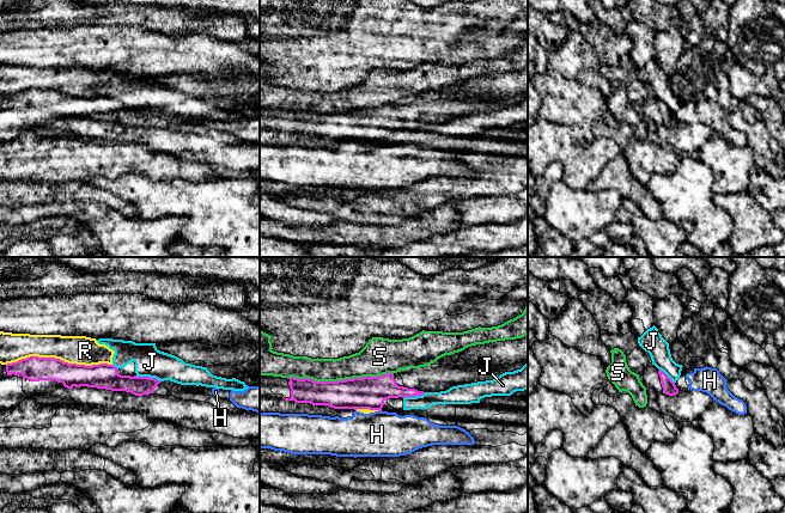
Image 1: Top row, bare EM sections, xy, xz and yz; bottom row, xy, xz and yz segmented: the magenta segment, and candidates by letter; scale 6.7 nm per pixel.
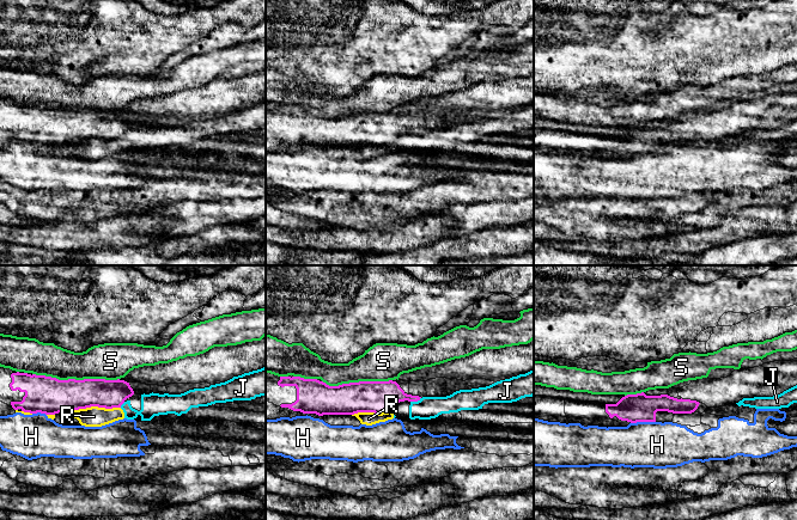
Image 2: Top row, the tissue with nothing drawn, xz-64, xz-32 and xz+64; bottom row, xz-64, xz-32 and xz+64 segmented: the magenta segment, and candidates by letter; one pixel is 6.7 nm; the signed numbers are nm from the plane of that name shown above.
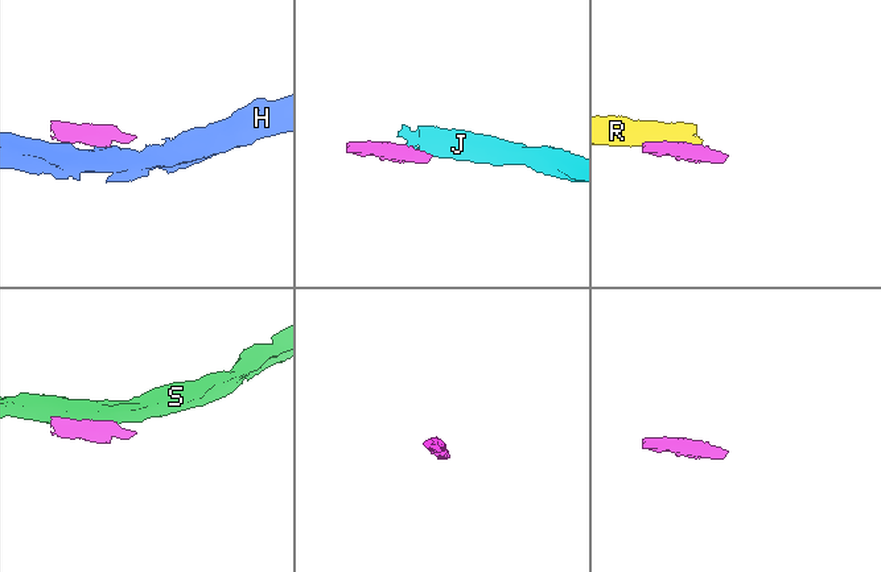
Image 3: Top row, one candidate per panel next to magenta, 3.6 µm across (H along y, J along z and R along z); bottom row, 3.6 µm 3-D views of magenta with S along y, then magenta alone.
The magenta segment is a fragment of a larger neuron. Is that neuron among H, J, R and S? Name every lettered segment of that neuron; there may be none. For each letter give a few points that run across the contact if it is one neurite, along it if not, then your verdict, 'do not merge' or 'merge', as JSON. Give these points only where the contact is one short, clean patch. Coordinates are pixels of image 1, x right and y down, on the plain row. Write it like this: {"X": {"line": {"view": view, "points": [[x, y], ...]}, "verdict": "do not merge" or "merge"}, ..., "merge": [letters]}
{"H": {"verdict": "do not merge"}, "J": {"verdict": "do not merge"}, "R": {"verdict": "do not merge"}, "S": {"verdict": "do not merge"}, "merge": []}

